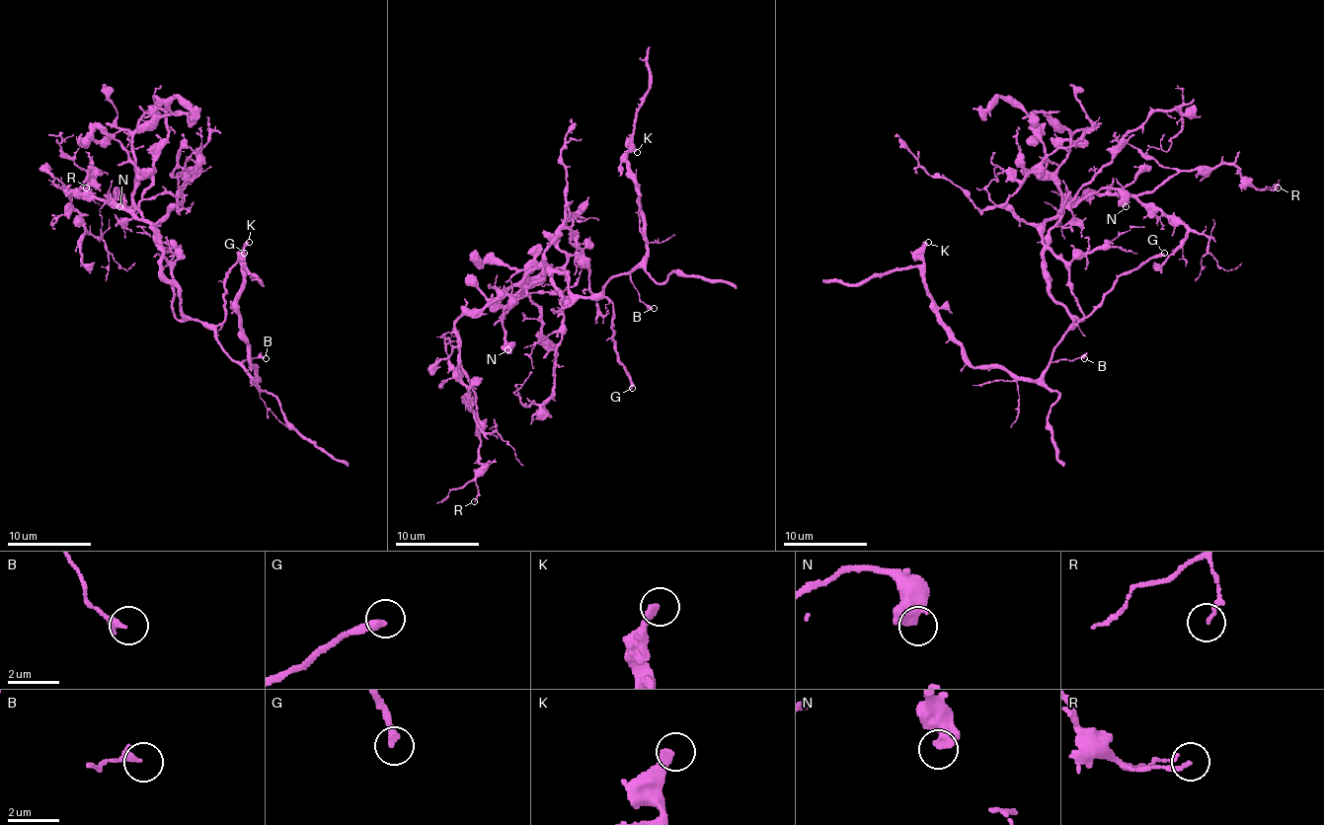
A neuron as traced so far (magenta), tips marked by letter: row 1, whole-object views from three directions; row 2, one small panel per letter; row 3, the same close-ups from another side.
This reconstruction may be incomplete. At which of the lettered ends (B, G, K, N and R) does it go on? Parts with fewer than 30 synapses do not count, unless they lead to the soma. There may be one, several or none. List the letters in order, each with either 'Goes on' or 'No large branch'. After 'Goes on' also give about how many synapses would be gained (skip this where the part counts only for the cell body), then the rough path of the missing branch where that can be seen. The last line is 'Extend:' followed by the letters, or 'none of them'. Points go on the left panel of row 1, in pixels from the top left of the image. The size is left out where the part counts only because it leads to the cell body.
B: No large branch
G: Goes on. Roughly 100 synapses
K: Goes on. Roughly 250 synapses
N: No large branch
R: No large branch
Extend: G, K

